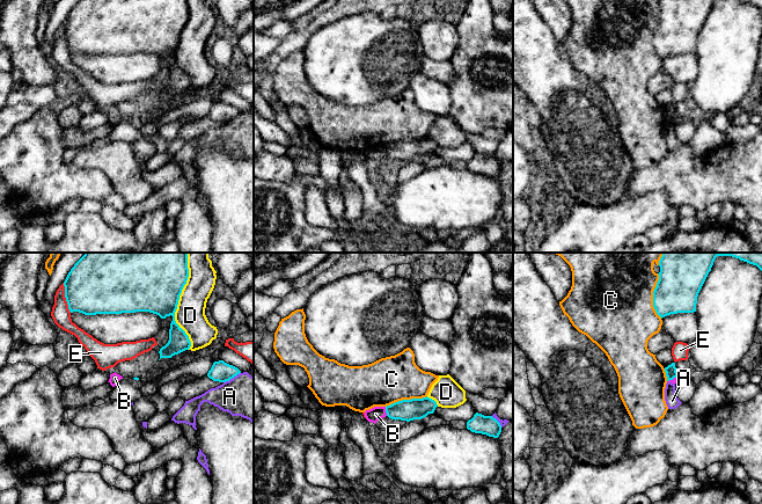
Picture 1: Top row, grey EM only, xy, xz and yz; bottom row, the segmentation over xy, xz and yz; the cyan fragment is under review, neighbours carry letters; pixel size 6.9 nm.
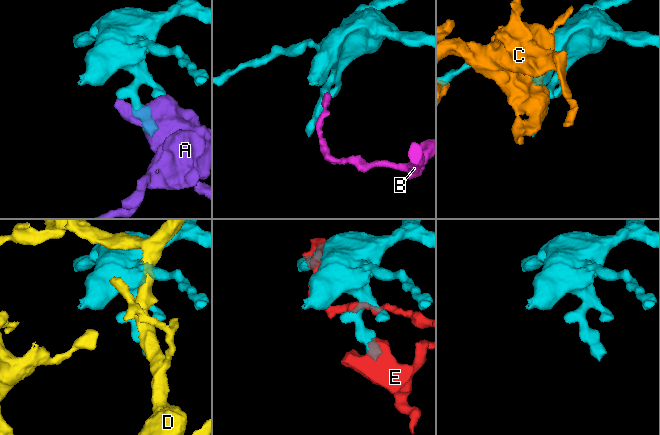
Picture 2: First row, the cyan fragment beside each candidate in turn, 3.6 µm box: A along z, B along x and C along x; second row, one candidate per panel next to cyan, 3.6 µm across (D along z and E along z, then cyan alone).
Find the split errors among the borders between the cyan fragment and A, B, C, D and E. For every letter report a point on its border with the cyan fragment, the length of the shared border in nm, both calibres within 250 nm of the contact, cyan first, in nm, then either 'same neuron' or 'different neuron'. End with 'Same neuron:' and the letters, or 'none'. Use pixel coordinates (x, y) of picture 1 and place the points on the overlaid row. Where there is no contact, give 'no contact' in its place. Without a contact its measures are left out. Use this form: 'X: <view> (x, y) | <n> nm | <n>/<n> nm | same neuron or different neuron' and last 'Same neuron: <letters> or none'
A: xy (232, 378) | 140 nm | 140/300 nm | different neuron
B: xz (386, 411) | 70 nm | 150/100 nm | different neuron
C: yz (653, 296) | 320 nm | 320/500 nm | different neuron
D: xy (177, 301) | 650 nm | 460/200 nm | different neuron
E: xy (65, 297) | 220 nm | 420/130 nm | different neuron
Same neuron: none

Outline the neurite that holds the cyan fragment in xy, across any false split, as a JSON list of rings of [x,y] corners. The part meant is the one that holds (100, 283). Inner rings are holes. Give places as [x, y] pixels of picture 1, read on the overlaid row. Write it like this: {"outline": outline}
{"outline": [[[85,253],[64,282],[65,298],[71,313],[85,315],[135,312],[149,312],[161,319],[171,315],[169,341],[159,351],[160,359],[171,358],[191,346],[189,336],[175,321],[188,277],[188,253]]]}

